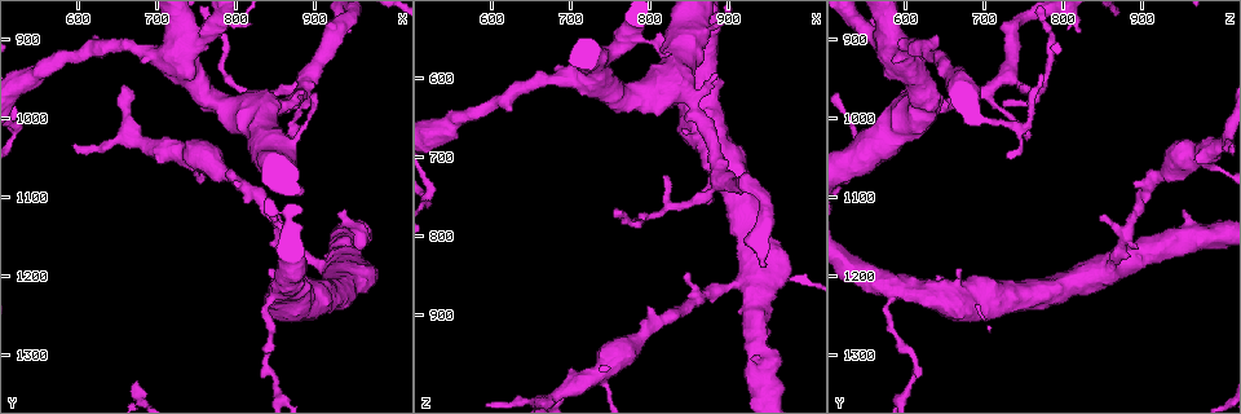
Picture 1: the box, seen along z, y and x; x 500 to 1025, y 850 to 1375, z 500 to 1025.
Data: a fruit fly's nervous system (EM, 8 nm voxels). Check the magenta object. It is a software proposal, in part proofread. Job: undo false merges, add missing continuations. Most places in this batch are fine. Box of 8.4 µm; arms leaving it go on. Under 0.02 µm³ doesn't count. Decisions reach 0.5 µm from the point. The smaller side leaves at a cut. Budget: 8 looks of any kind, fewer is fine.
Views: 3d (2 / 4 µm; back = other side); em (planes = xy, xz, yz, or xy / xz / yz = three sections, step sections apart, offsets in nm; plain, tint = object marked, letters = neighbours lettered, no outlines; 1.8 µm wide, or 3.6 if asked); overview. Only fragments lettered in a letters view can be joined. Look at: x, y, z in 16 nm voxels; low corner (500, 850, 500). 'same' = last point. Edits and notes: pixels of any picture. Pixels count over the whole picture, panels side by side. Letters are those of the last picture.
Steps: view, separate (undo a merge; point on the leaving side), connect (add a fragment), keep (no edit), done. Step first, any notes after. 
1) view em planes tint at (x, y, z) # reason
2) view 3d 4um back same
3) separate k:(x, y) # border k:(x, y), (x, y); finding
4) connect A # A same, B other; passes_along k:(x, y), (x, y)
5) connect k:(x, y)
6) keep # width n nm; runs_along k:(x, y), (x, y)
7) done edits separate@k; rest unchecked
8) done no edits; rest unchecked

view em 3.6um xz step 8 tint at (775, 1070, 930) # thick turns thin

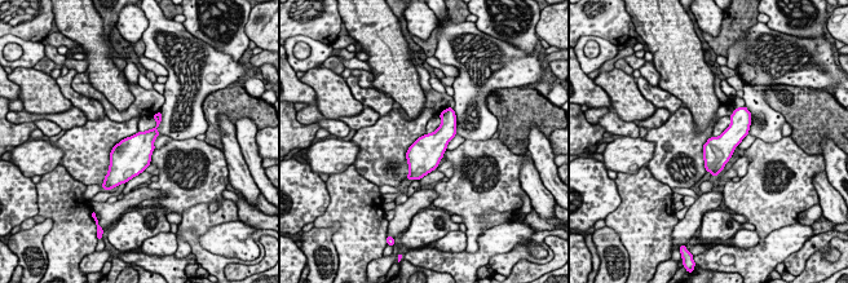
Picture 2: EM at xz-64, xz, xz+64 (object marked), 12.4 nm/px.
view em 3.6um planes letters same

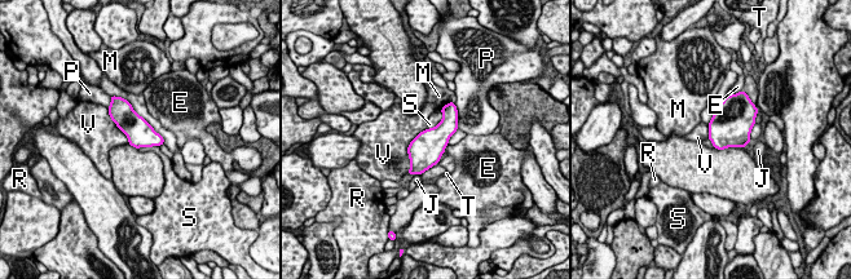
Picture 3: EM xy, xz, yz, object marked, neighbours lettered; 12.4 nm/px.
keep # longest_contact V 650 nm; E other, J other, M other, P other, R other, S other, T other, V other; border 3:(427, 128), (408, 147), (406, 173); all the same neuron

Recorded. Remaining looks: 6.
view 3d 4um at (935, 1120, 950) # thick end

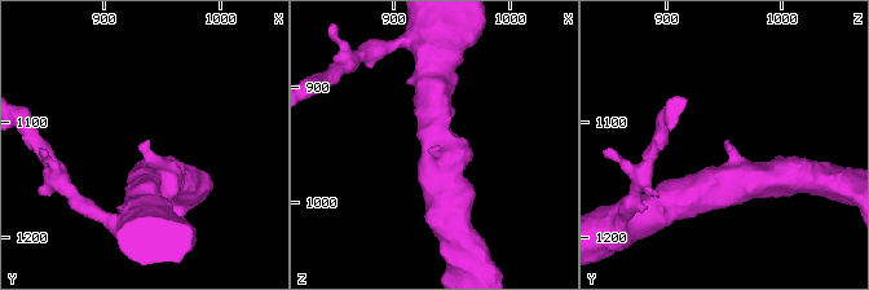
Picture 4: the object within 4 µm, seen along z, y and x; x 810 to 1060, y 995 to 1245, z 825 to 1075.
view em yz step 4 tint at (936, 1114, 952)

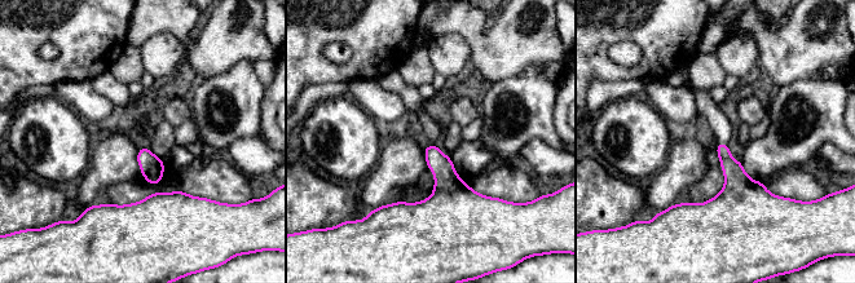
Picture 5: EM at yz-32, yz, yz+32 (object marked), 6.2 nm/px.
view em planes letters same # cut it another way

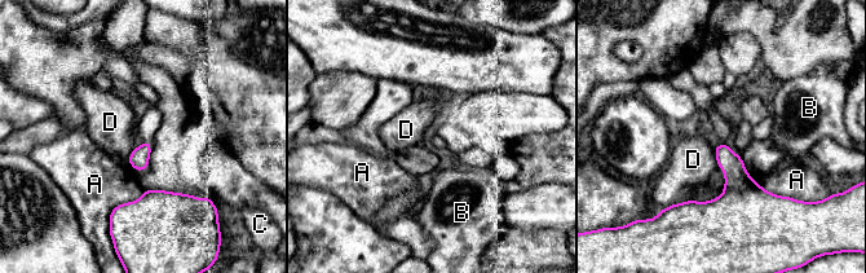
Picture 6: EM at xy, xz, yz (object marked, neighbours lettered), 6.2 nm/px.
keep # A other, B other, C other, D other; border 6:(135, 148), (128, 162), (137, 171); none of them fits

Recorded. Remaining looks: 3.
view em planes letters at (880, 1030, 755) # an open end

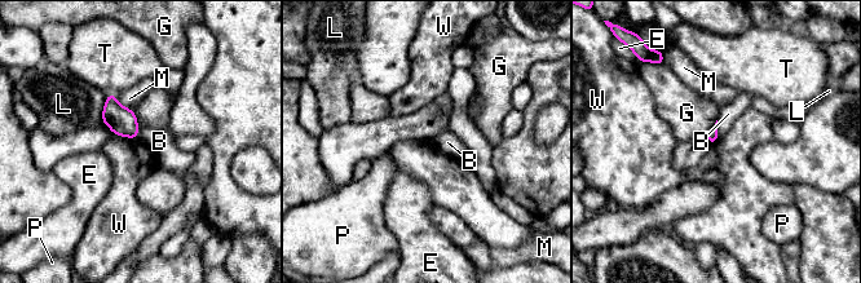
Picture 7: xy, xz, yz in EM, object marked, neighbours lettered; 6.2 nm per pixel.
keep # B other, E other, G other, L other, M other, P other, T other, W other; border 7:(114, 133), (122, 137), (137, 138); none of them fits

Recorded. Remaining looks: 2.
view em 3.6um planes letters at (555, 940, 655) # calibre changes

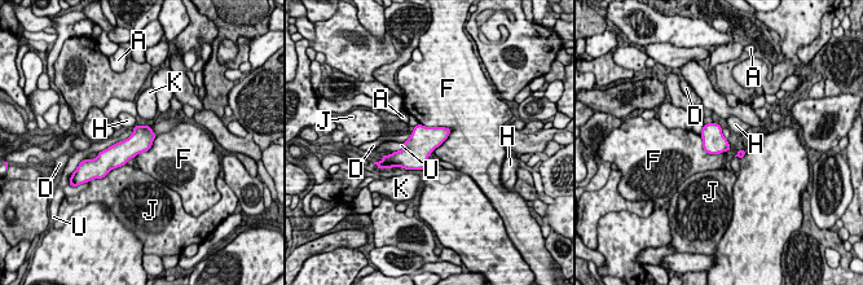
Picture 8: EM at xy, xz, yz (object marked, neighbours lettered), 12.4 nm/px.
keep # A other, D other, F other, H other, J other, K other, U other; border 8:(419, 123), (450, 132); continuous, no second neuron

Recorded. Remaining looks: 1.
done no edits; rest unchecked

